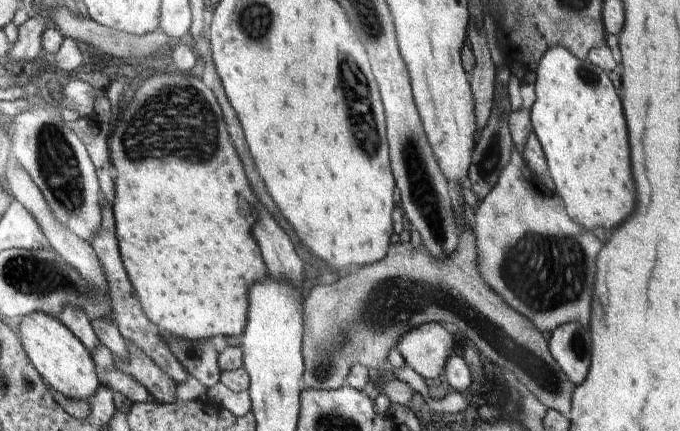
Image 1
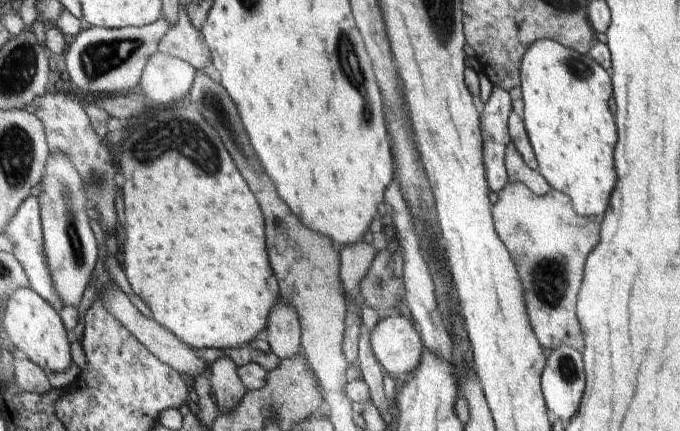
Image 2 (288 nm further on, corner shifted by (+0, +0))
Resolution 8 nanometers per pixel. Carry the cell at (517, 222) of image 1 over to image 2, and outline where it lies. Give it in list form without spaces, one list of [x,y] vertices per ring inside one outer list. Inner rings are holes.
[[[507,182],[497,196],[499,200],[491,208],[495,234],[505,244],[515,264],[515,272],[523,288],[525,314],[537,344],[549,350],[565,344],[581,352],[583,340],[575,320],[575,296],[583,276],[583,260],[599,240],[601,216],[579,216],[573,210],[569,196],[559,190],[549,190],[547,194],[537,196],[523,184]]]

